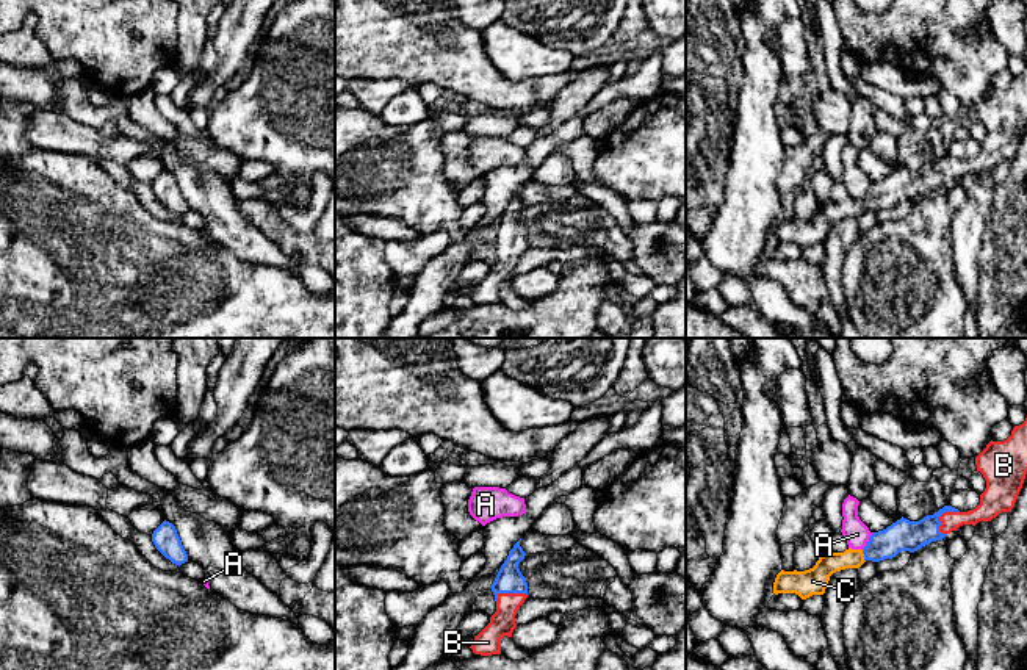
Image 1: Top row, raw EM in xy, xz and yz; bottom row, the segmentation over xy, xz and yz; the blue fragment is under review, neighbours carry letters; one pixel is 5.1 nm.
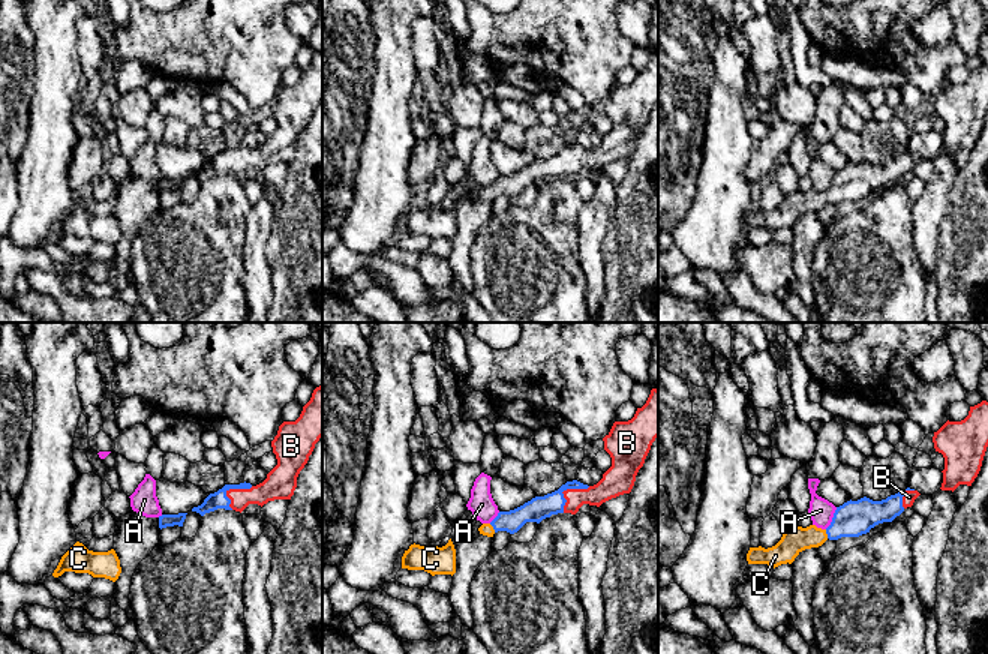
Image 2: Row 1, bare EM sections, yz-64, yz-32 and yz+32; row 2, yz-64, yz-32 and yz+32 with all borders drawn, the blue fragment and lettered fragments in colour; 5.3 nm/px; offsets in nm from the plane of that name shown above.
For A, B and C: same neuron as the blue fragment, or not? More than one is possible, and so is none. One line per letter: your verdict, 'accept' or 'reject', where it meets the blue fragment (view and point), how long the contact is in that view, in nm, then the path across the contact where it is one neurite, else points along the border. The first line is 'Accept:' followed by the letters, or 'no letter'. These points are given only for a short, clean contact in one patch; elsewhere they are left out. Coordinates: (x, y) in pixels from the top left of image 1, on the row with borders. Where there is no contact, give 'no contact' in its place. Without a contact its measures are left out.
Accept: B, C
A: reject; meets blue in yz at (869, 540); contact 110 nm long; border along yz (872, 533), (861, 548)
B: accept; meets blue in yz at (940, 515); contact 160 nm long; runs through yz (902, 536), (922, 533), (940, 515), (972, 517), (987, 509)
C: accept; meets blue in yz at (864, 556); contact 70 nm long; runs through yz (902, 536), (864, 556), (830, 562)

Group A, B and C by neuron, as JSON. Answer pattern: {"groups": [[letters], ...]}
{"groups": [["A"], ["B", "C"]]}

